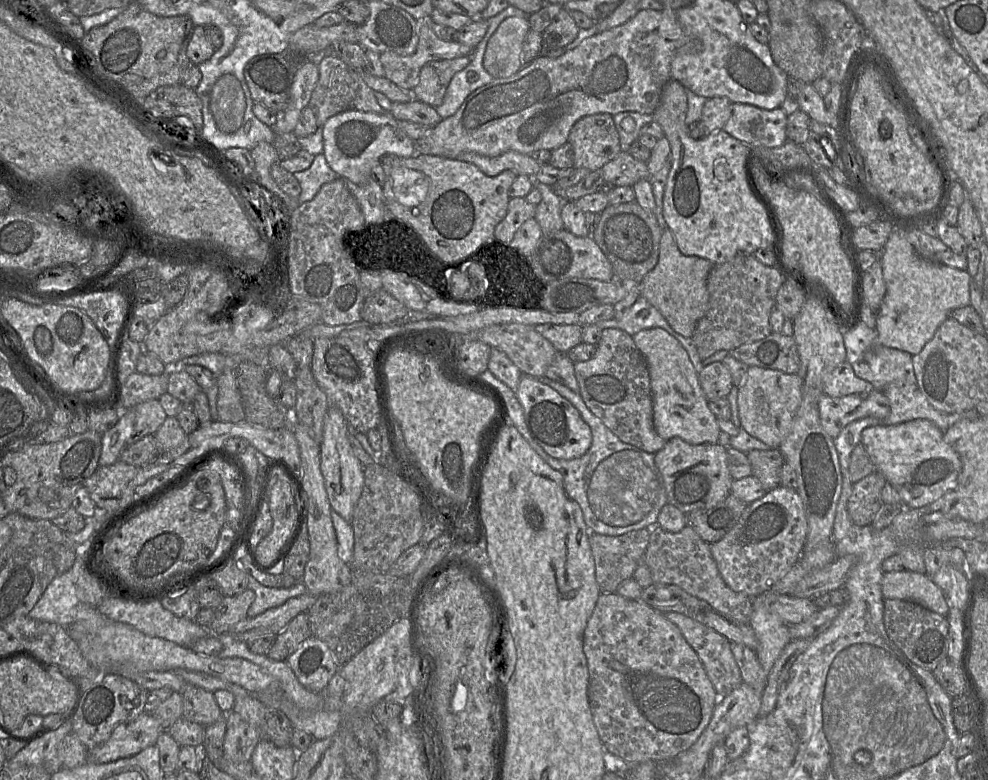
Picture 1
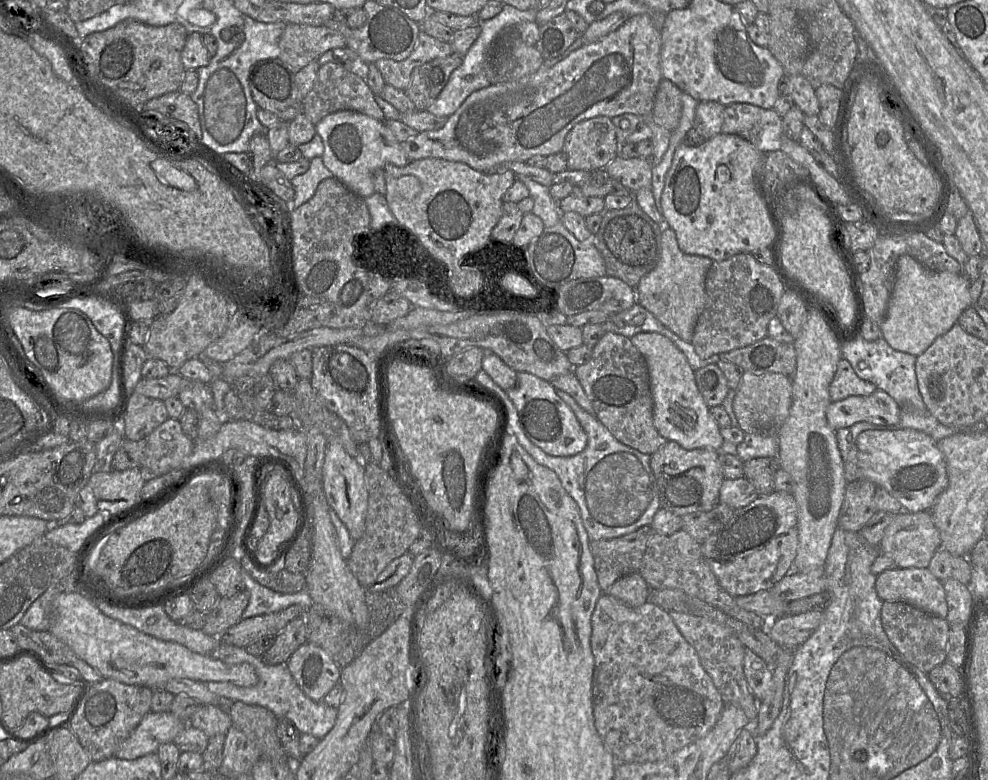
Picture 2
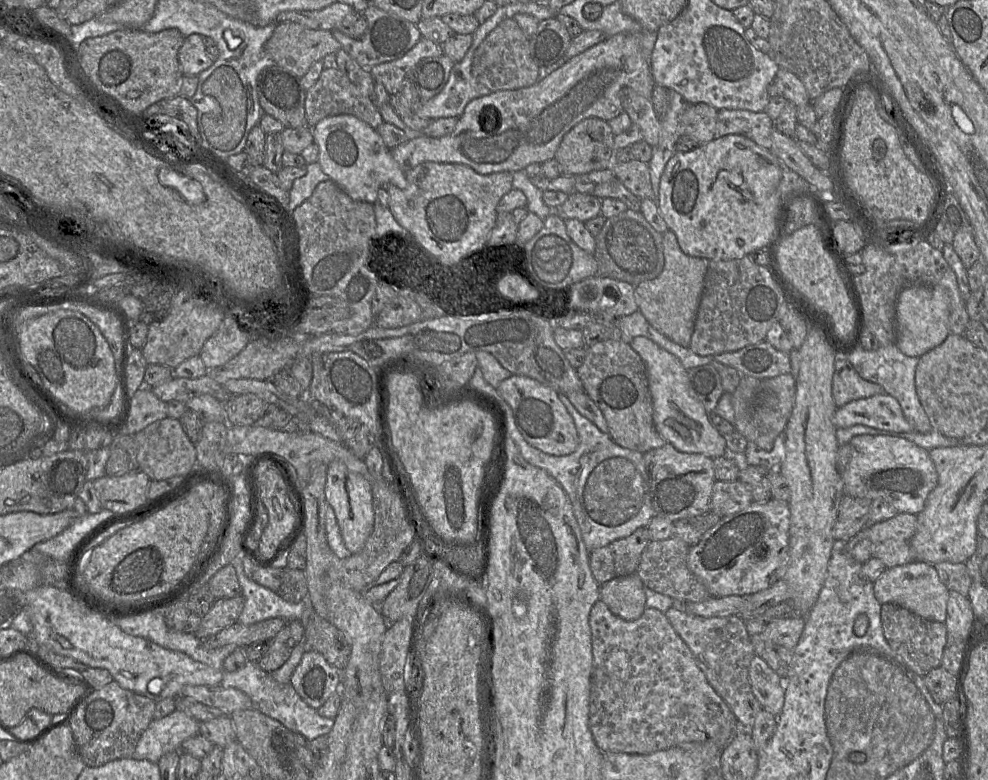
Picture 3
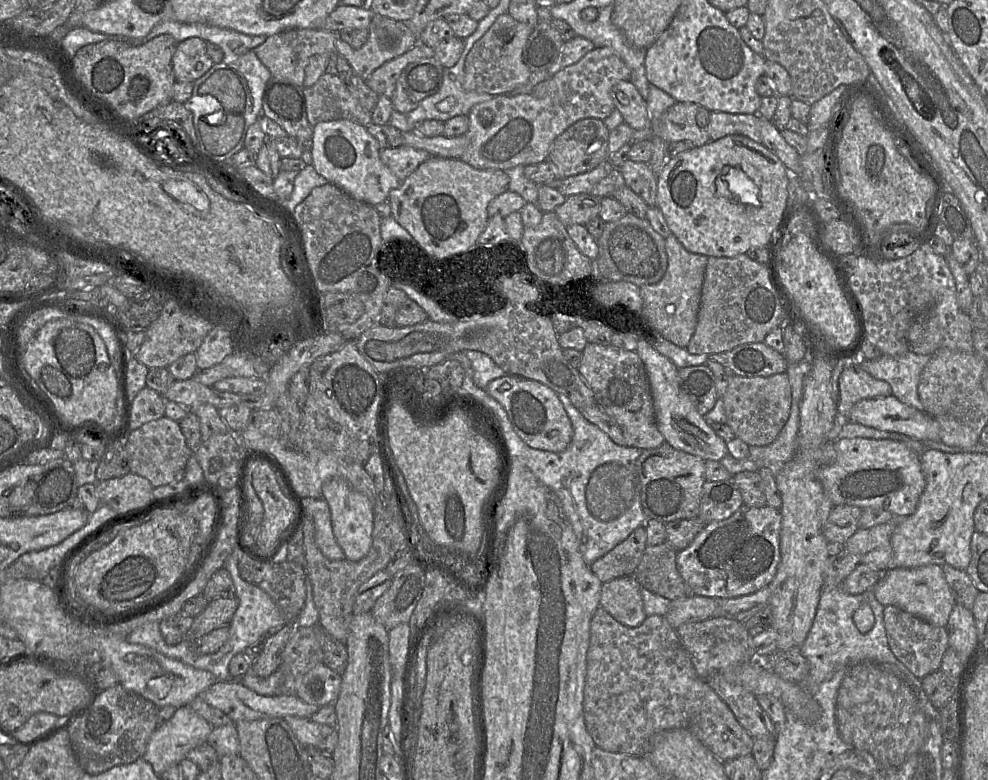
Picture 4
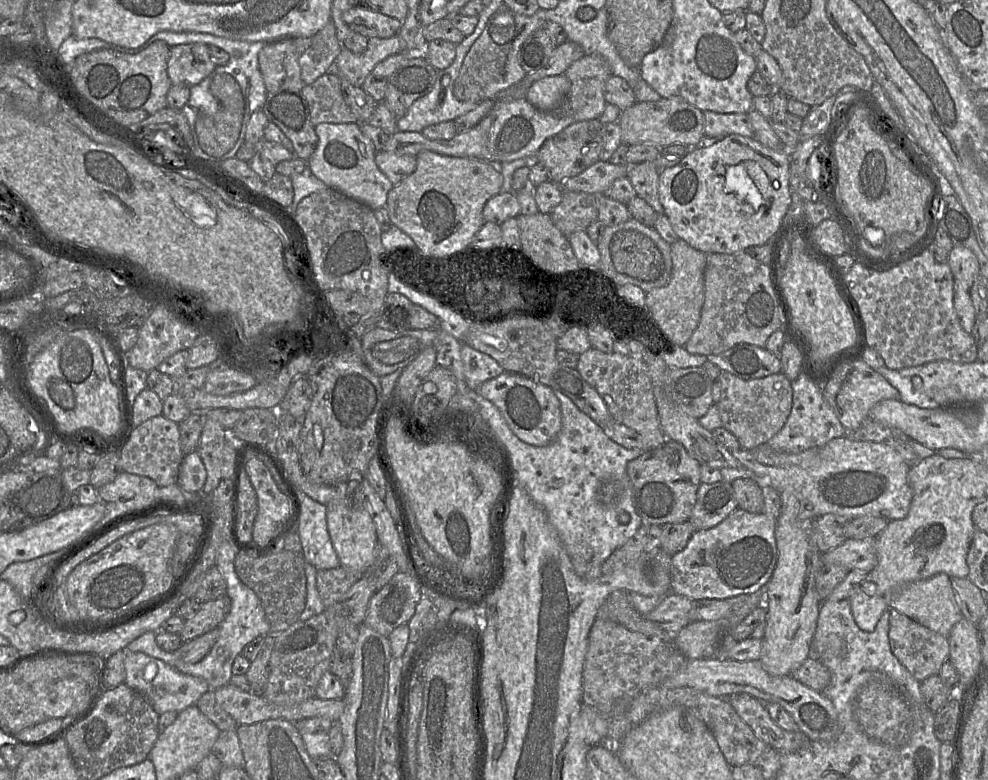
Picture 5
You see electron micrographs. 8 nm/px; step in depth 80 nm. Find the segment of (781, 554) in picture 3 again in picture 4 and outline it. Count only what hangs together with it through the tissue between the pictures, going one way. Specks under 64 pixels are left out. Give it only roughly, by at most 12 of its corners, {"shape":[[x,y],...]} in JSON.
{"shape":[[743,505],[678,552],[690,595],[768,587],[779,509]]}

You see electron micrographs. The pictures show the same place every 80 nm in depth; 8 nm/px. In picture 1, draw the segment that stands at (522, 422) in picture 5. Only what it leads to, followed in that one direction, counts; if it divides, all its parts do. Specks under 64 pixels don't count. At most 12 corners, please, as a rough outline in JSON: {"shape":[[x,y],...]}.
{"shape":[[522,375],[515,394],[532,438],[557,459],[579,458],[589,425],[553,388]]}

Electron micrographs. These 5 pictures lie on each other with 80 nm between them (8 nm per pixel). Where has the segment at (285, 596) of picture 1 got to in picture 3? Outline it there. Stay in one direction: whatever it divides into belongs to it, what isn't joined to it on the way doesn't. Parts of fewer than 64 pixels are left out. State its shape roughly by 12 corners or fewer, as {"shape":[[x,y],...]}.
{"shape":[[235,568],[244,607],[237,622],[299,620],[302,600],[291,603]]}

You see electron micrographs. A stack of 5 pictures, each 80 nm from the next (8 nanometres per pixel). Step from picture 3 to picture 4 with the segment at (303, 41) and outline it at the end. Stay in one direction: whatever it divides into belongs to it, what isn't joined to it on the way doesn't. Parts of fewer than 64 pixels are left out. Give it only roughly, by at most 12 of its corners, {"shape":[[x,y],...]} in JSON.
{"shape":[[288,29],[255,53],[271,77],[302,86],[312,56],[337,54],[338,33]]}

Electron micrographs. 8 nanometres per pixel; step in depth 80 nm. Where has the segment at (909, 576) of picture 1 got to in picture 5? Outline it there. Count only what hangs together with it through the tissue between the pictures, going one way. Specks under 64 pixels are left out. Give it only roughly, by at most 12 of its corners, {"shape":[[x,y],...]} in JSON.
{"shape":[[950,577],[891,594],[894,608],[948,637],[963,618]]}

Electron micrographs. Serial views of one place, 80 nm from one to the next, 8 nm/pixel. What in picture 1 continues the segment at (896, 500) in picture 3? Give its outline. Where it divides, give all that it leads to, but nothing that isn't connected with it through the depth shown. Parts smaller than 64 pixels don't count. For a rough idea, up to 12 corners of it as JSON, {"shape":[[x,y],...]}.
{"shape":[[931,421],[862,431],[906,508],[958,484],[962,462]]}

